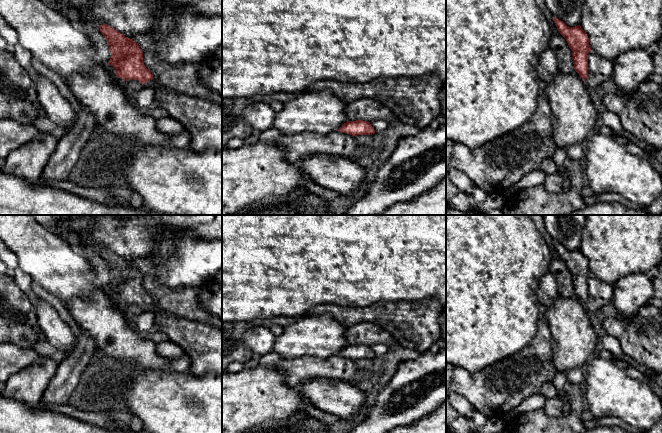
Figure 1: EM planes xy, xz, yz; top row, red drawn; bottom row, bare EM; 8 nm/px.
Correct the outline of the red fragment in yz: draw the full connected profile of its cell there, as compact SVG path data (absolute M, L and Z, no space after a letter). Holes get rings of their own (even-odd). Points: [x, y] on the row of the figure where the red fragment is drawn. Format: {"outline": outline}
{"outline": "M553 16L553 21L559 33L566 39L572 51L575 71L585 81L588 77L588 52L591 51L589 39L580 25L568 27L563 21Z"}

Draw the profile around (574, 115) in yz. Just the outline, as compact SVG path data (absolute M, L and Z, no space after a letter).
M574 71L570 74L558 72L546 85L548 101L551 105L553 138L557 148L569 148L587 141L589 132L597 120L597 111L590 97L585 81Z

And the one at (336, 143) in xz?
M338 130L327 135L309 132L293 136L281 135L270 143L282 148L286 152L286 160L290 163L296 163L302 157L313 153L351 159L373 157L376 151L369 146L357 145L354 136Z

